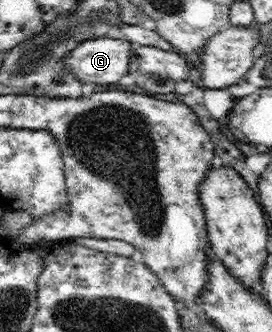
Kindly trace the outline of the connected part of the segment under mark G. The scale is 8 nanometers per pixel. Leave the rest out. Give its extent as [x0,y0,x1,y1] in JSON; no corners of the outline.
[63,33,131,87]

